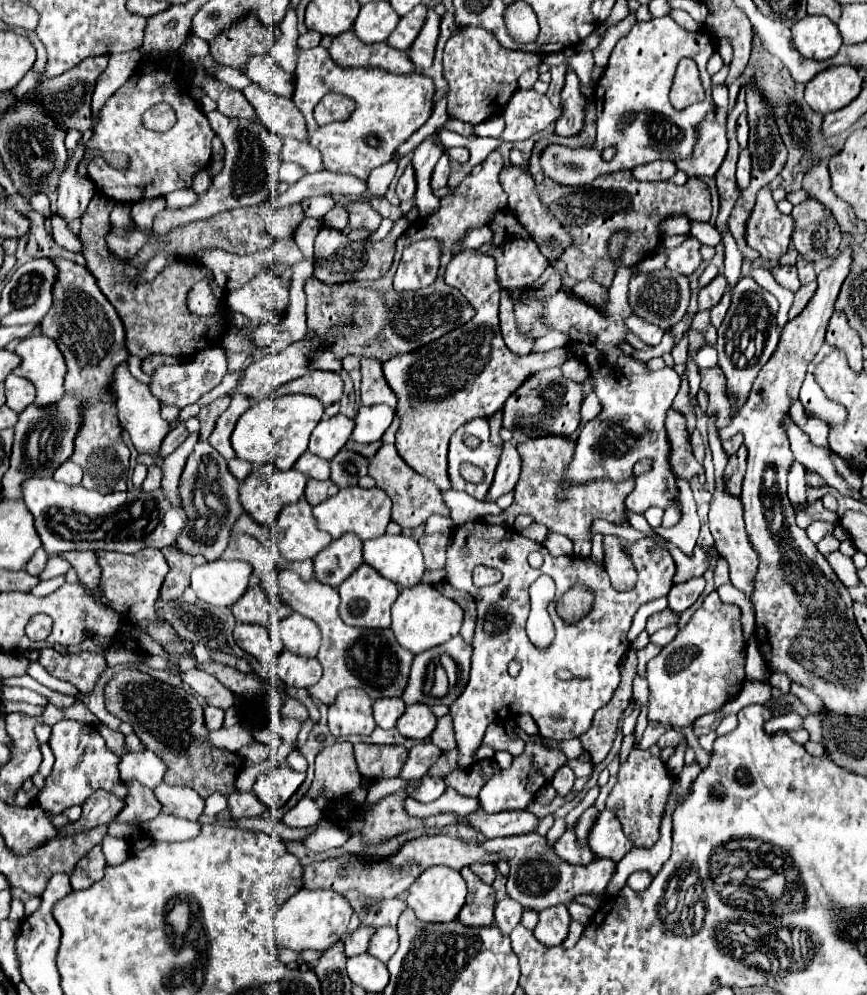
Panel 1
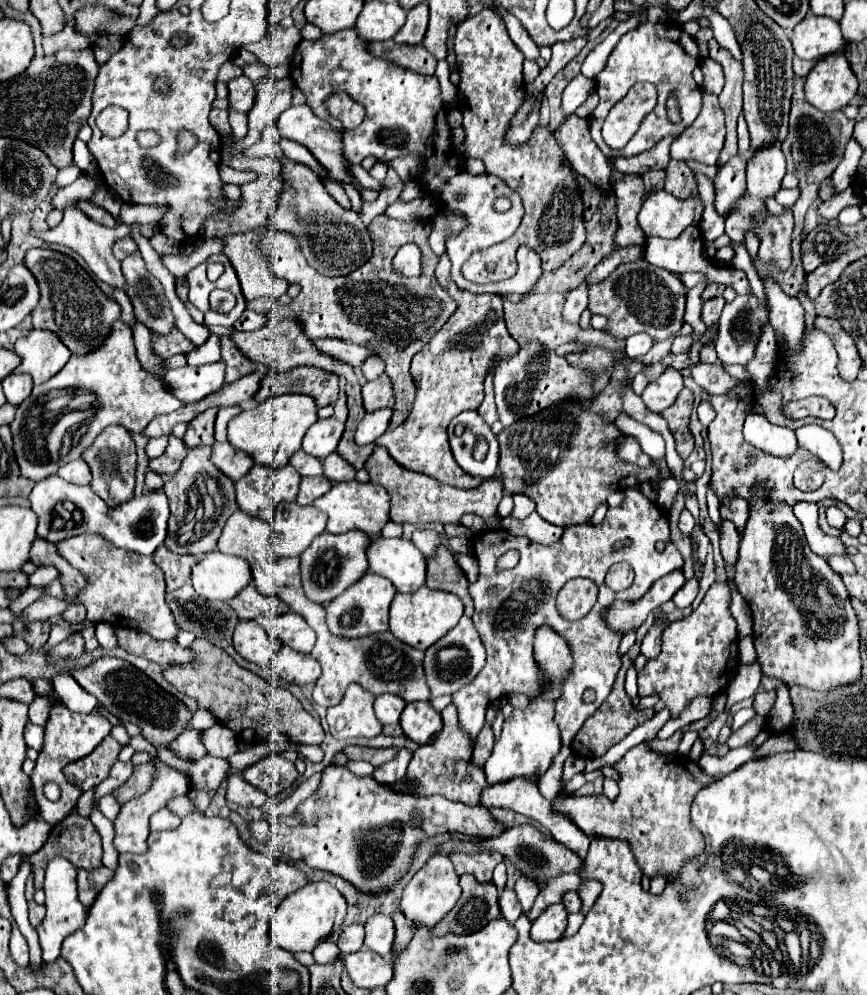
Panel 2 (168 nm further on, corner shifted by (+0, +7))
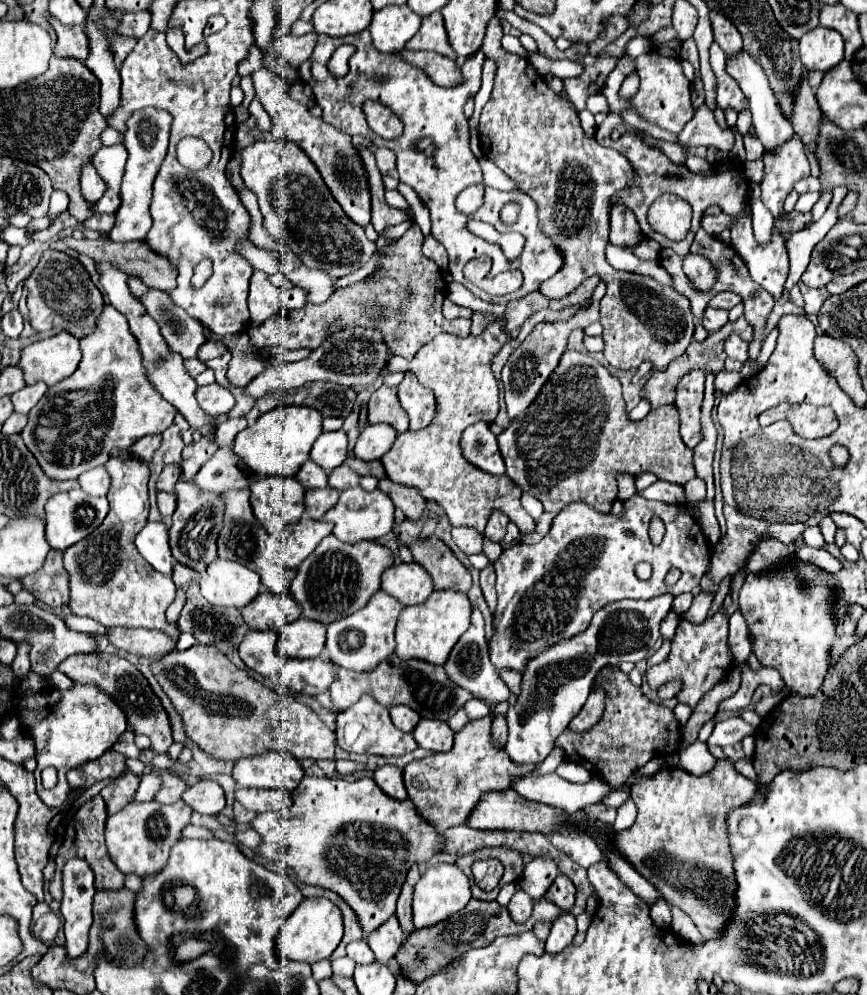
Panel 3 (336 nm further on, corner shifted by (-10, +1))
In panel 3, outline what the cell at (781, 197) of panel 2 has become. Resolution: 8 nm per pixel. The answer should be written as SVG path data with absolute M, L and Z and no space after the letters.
M806 192L806 194L802 194L798 198L798 202L796 202L796 210L798 212L810 212L818 198L820 198L820 192Z

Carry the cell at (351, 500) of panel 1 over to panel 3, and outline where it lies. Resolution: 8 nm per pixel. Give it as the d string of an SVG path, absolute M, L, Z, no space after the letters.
M356 486L356 488L348 488L344 492L340 492L340 500L336 502L336 506L332 506L326 514L324 514L326 522L334 524L334 536L338 540L344 540L348 544L356 544L360 540L376 540L380 536L386 536L388 532L392 532L394 526L394 504L390 500L388 494L384 494L382 490L374 490L374 492L366 492L364 488Z

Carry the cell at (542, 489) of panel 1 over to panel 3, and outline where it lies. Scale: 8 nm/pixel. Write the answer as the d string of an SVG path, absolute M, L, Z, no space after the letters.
M570 350L564 352L556 374L528 408L528 414L514 418L498 436L498 444L508 478L544 504L536 532L526 536L526 544L544 538L552 520L572 502L584 502L608 514L618 494L618 474L652 472L660 480L678 484L696 476L692 450L680 438L676 404L658 406L650 410L648 418L632 422L624 410L622 394L618 394L618 378L592 356Z

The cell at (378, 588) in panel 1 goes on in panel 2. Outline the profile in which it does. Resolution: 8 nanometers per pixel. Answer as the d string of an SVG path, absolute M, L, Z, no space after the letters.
M366 572L356 584L352 584L342 596L332 600L326 608L326 624L334 636L346 636L346 638L356 638L356 636L372 636L378 632L388 630L388 608L392 598L396 596L396 590L390 580Z

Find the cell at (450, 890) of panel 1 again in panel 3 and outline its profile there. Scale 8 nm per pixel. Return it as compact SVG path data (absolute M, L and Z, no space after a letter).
M436 864L430 870L426 870L426 874L422 874L420 882L416 884L416 892L414 892L414 900L412 900L414 926L428 928L438 922L444 922L452 914L462 910L470 898L472 898L472 894L470 894L468 876L454 864Z

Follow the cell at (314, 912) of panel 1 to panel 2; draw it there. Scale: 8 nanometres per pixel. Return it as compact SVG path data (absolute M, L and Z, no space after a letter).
M308 882L306 886L302 886L294 894L290 894L278 906L274 916L270 918L270 930L268 930L270 944L278 946L278 948L282 948L286 952L292 952L292 954L296 954L296 952L312 952L322 940L326 940L332 934L336 924L340 924L340 928L342 928L344 916L346 916L346 900L344 900L344 896L332 884L328 884L328 882Z

